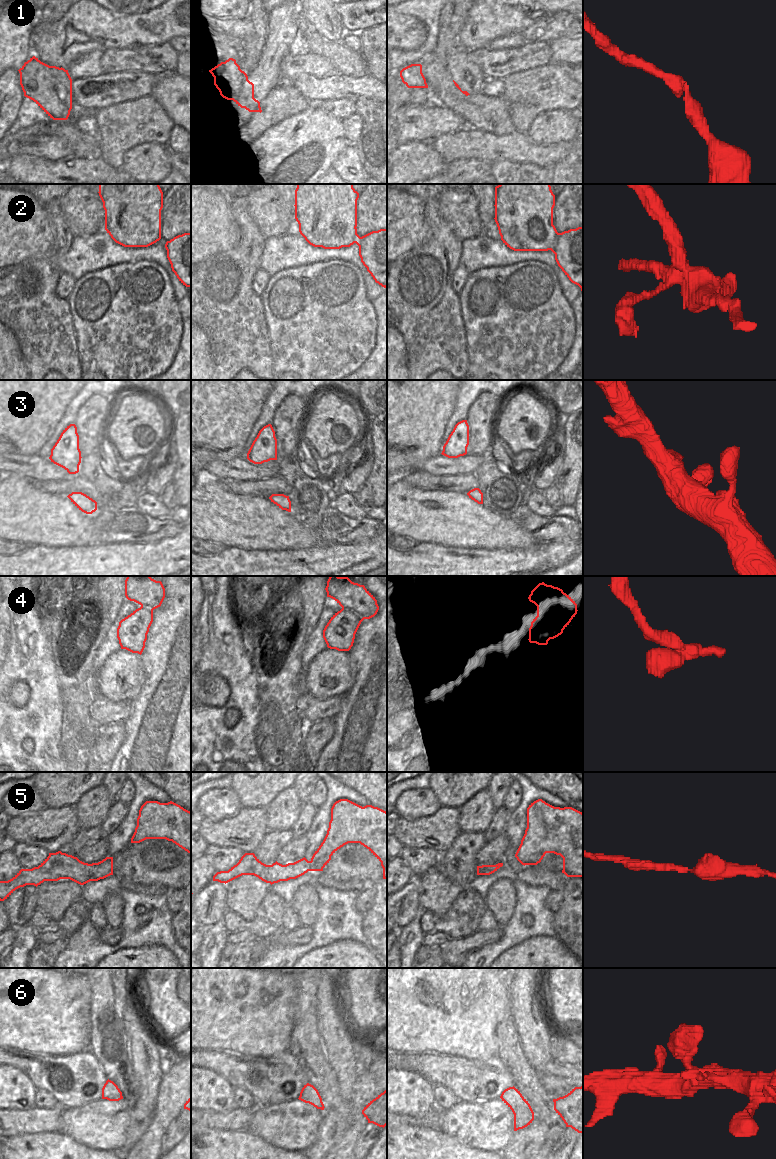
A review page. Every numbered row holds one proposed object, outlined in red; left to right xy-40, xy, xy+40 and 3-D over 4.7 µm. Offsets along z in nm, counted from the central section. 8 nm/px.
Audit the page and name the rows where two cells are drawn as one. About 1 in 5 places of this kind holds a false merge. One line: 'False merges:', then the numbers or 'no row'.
False merges: 2

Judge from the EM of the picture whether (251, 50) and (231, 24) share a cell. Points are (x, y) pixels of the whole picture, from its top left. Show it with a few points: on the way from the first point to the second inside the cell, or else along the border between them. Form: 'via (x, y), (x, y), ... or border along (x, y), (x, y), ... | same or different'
border along (250, 19), (251, 30), (242, 39), (237, 57) | different

